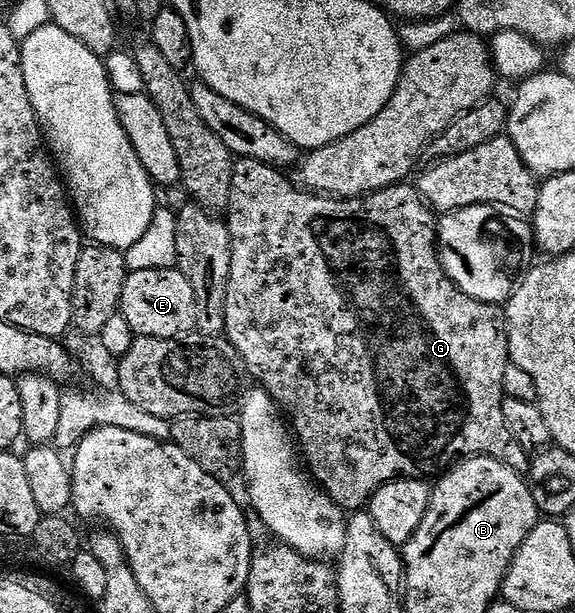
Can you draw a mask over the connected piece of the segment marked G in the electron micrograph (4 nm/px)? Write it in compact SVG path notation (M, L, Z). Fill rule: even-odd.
M253 159L235 164L232 193L226 208L232 260L222 324L228 329L228 339L243 366L244 363L248 366L249 373L260 382L257 384L276 400L276 406L290 420L290 427L296 430L295 442L313 480L339 505L341 511L355 513L371 500L372 492L379 487L396 479L439 476L461 457L477 454L478 447L472 443L492 443L503 431L505 433L504 378L510 366L508 324L497 304L471 299L449 279L438 254L437 216L415 186L387 187L359 199L333 199L303 190L284 175L287 174Z

